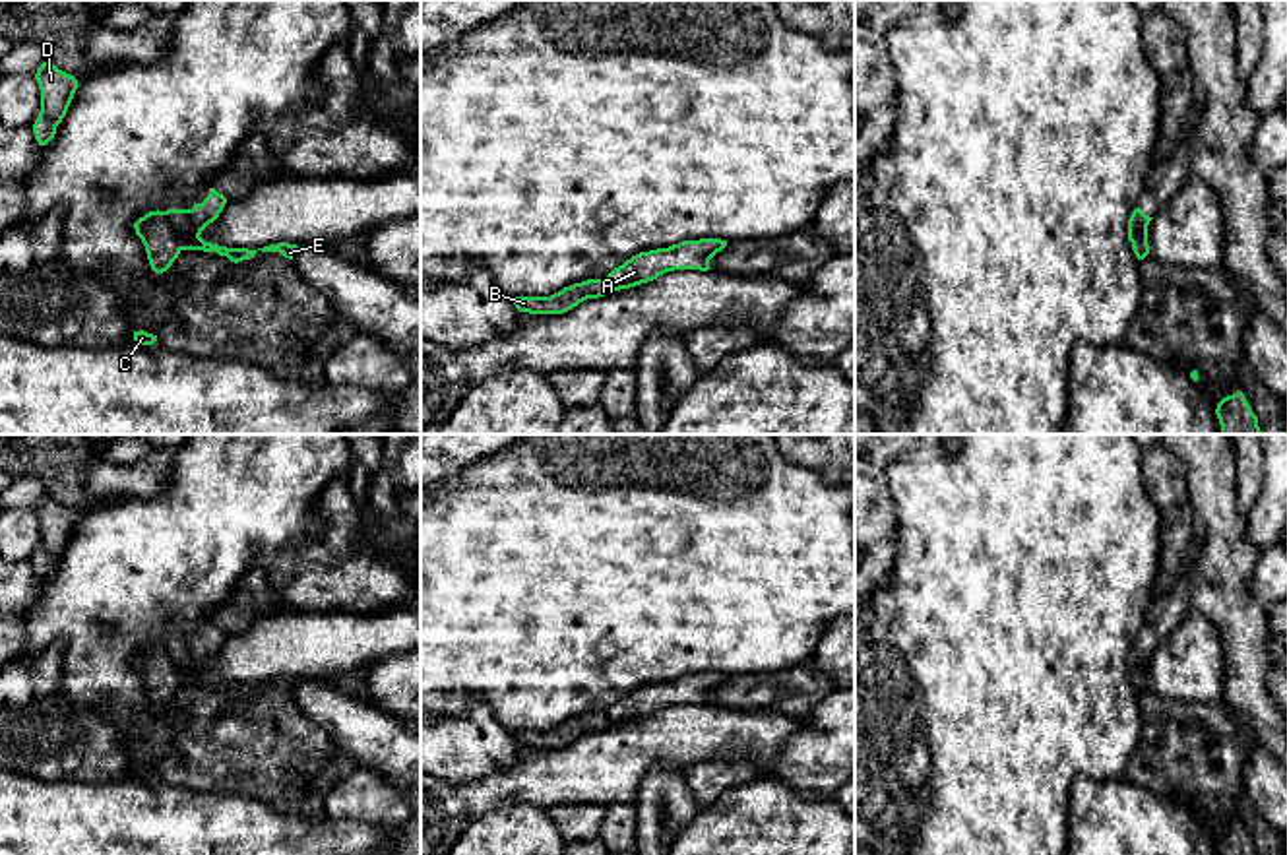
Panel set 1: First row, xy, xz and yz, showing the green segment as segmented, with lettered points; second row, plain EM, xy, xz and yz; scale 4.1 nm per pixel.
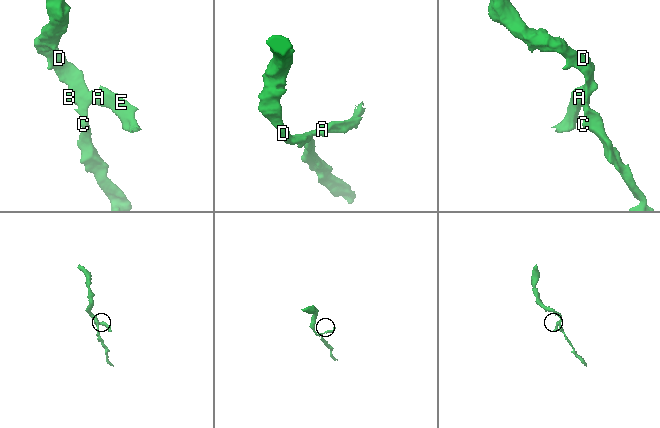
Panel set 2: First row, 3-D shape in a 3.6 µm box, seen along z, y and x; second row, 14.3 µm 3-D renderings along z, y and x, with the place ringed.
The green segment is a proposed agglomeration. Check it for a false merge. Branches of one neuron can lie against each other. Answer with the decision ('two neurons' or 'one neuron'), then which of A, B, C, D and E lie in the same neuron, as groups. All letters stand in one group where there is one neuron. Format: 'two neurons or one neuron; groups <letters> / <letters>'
two neurons; groups A E / B C D

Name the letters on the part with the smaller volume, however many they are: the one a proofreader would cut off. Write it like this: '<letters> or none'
A, E

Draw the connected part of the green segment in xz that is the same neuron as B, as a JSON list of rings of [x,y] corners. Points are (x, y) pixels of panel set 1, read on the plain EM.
[[[601,712],[574,717],[550,731],[512,731],[512,737],[519,746],[564,748],[587,733],[599,733],[609,727],[612,727],[612,721],[605,712]]]

